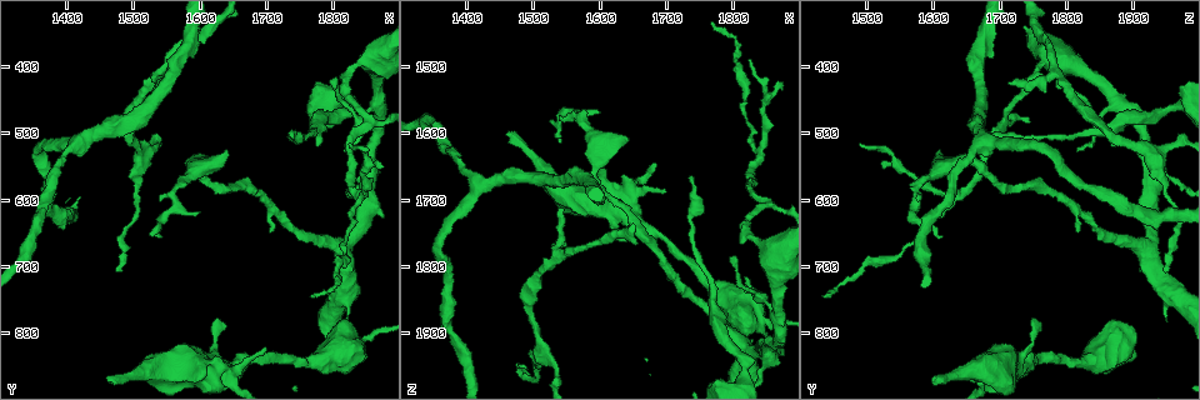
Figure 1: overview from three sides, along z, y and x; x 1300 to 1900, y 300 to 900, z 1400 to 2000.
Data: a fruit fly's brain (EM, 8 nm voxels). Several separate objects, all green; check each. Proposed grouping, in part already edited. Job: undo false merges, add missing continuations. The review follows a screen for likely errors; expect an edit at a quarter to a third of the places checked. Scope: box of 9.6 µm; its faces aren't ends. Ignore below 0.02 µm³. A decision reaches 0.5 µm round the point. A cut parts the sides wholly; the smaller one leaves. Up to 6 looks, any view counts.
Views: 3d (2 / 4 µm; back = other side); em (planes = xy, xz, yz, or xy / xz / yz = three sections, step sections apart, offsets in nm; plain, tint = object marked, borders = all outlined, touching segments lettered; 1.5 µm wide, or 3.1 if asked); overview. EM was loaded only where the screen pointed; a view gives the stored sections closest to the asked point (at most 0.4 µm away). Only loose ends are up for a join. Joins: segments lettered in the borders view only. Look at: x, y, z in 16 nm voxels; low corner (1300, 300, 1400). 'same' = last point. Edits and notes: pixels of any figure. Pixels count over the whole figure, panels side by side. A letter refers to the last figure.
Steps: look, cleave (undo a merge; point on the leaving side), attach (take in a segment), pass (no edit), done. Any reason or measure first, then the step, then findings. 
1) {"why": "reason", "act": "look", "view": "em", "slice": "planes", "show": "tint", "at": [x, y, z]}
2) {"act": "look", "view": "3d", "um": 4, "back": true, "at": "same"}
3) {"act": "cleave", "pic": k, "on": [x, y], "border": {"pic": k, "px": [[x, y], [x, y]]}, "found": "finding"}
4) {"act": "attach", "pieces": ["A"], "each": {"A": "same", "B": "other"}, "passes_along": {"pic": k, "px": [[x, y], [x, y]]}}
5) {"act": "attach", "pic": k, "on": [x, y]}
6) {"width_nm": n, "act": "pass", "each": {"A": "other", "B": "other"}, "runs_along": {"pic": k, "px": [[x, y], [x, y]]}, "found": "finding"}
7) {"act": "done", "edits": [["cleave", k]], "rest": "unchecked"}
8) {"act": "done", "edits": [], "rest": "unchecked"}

{"why": "thick turns thin", "act": "look", "view": "3d", "um": 2, "at": [1835, 815, 1875]}

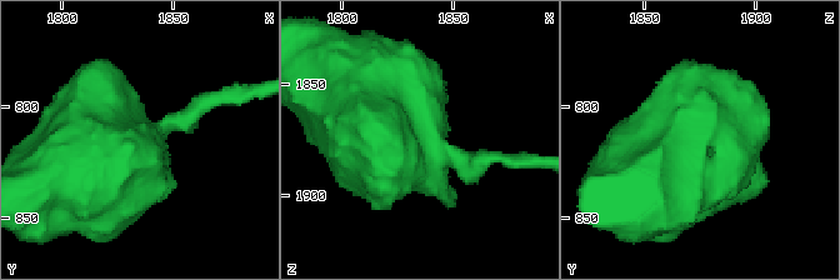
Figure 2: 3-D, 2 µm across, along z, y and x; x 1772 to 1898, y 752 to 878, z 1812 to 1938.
{"act": "look", "view": "em", "slice": "yz", "step": 8, "show": "tint", "at": [1836, 815, 1878]}

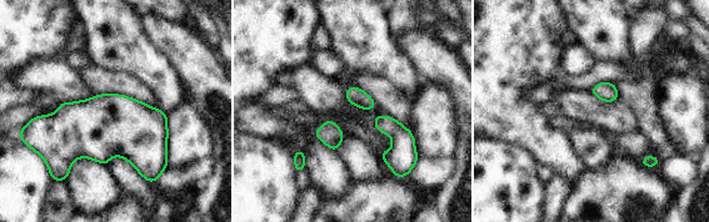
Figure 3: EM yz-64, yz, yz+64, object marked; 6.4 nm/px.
{"act": "look", "view": "em", "slice": "xz", "step": 4, "show": "borders", "at": "same"}

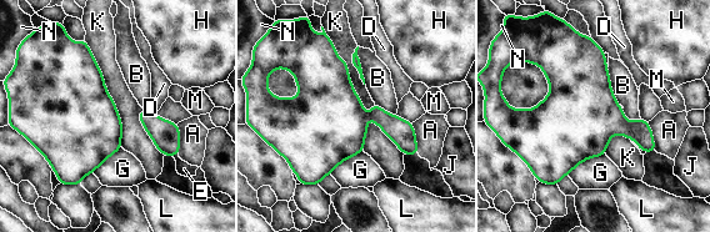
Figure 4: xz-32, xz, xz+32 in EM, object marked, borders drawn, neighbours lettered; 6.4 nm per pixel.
{"act": "pass", "each": {"A": "other", "B": "other", "D": "other", "E": "other", "G": "other", "H": "other", "J": "other", "K": "other", "L": "other", "M": "other", "N": "other"}, "border": {"pic": 4, "px": [[326, 35], [364, 112], [404, 154]]}, "found": "one cell here"}

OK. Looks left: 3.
{"why": "an open end", "act": "look", "view": "em", "slice": "planes", "show": "borders", "at": [1780, 515, 1875]}

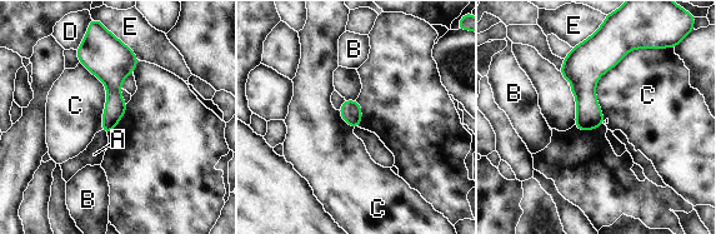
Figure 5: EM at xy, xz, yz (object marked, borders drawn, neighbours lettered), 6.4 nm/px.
{"act": "pass", "each": {"A": "other", "B": "other", "C": "other", "D": "other", "E": "other"}, "found": "none of them fits"}

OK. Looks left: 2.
{"act": "done", "edits": [], "rest": "unchecked"}

